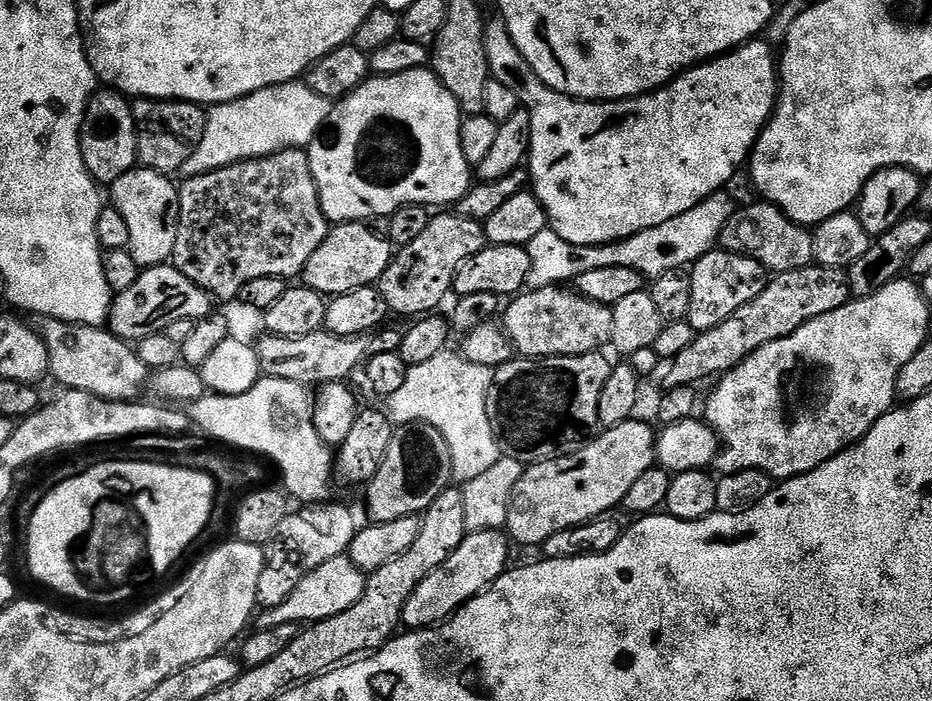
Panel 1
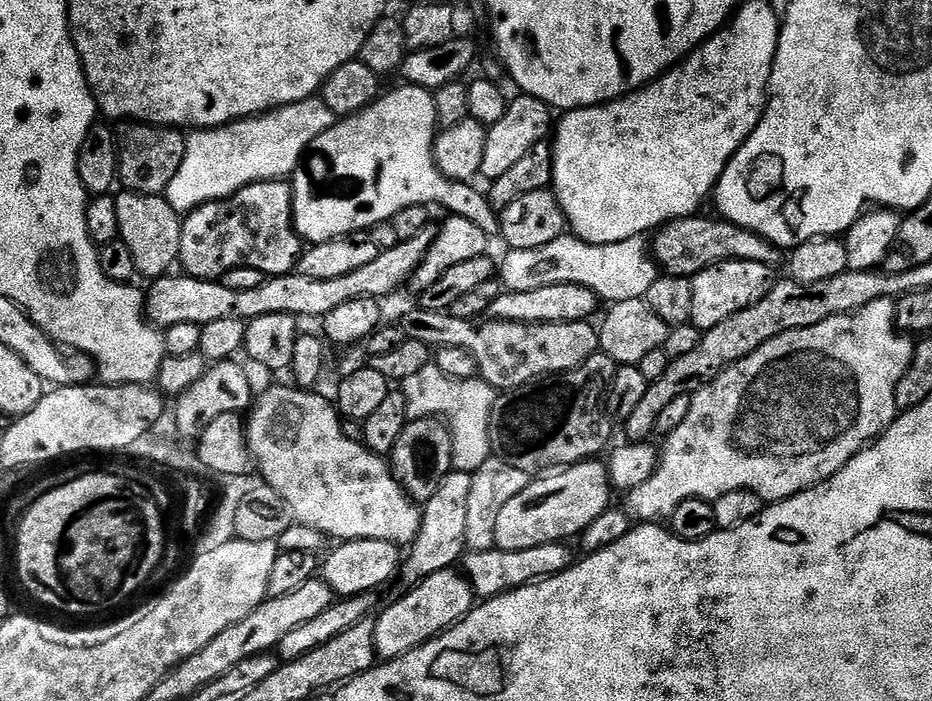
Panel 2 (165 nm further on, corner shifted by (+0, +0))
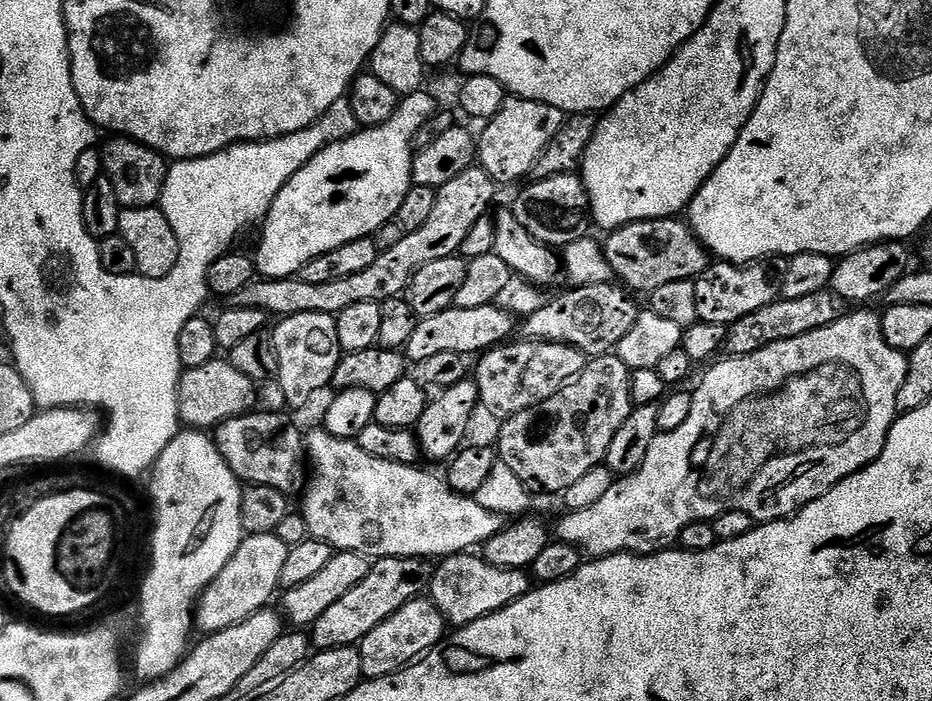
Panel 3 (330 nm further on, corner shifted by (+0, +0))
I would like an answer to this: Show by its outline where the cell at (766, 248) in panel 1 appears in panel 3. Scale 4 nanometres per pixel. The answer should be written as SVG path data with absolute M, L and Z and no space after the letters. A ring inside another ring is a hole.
M669 218L667 220L636 220L632 224L624 224L621 228L613 228L607 233L608 241L603 241L604 256L608 259L608 265L612 268L613 277L625 289L633 293L651 294L658 290L665 282L682 282L683 280L695 280L708 269L710 253L704 247L696 233L683 219Z

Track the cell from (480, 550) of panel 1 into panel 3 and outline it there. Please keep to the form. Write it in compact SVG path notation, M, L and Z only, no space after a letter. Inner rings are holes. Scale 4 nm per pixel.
M417 598L406 602L406 606L398 610L398 614L386 618L382 626L370 630L370 634L366 634L366 638L362 638L362 642L358 645L364 680L393 676L395 672L401 672L409 664L415 664L420 657L445 639L444 628L446 629L444 615L431 598Z

